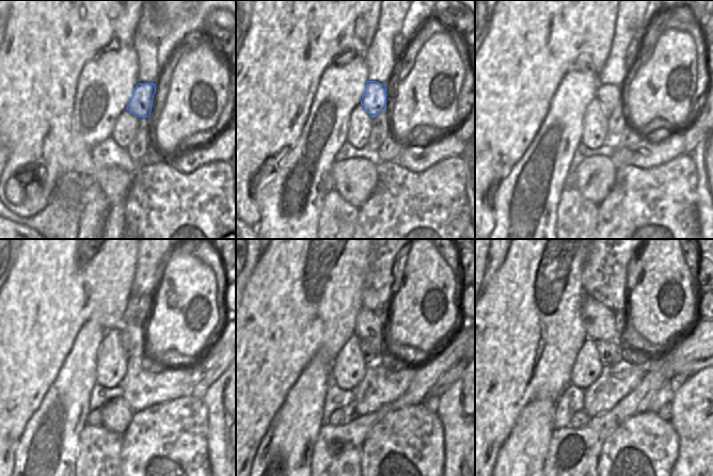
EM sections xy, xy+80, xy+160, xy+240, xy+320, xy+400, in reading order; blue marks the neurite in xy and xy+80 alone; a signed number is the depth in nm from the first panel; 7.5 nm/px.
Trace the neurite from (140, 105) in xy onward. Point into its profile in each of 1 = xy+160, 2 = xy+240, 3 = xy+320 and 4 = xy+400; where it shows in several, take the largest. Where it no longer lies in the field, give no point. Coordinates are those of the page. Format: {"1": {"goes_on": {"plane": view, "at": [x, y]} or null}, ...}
{"1": {"goes_on": {"plane": "xy+160", "at": [608, 95]}}, "2": {"goes_on": {"plane": "xy+240", "at": [124, 336]}}, "3": {"goes_on": {"plane": "xy+320", "at": [370, 354]}}, "4": {"goes_on": {"plane": "xy+400", "at": [609, 352]}}}

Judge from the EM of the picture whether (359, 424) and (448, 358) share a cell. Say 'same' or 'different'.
same

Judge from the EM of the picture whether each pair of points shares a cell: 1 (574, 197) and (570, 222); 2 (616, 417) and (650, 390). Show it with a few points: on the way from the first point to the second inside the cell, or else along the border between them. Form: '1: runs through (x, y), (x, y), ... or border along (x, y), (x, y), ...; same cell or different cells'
1: runs through (573, 204), (573, 216); same cell
2: runs through (624, 409), (642, 396); same cell

